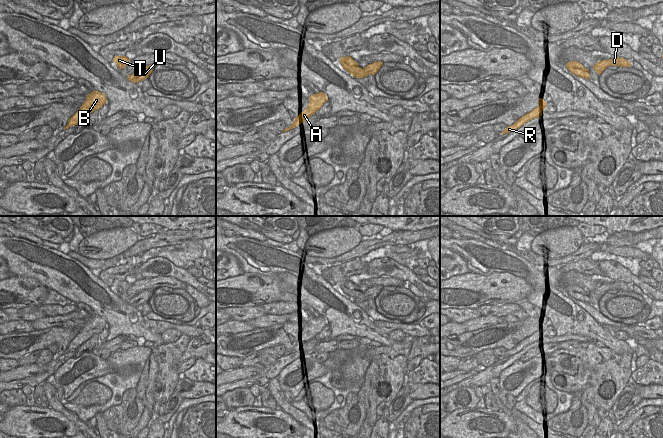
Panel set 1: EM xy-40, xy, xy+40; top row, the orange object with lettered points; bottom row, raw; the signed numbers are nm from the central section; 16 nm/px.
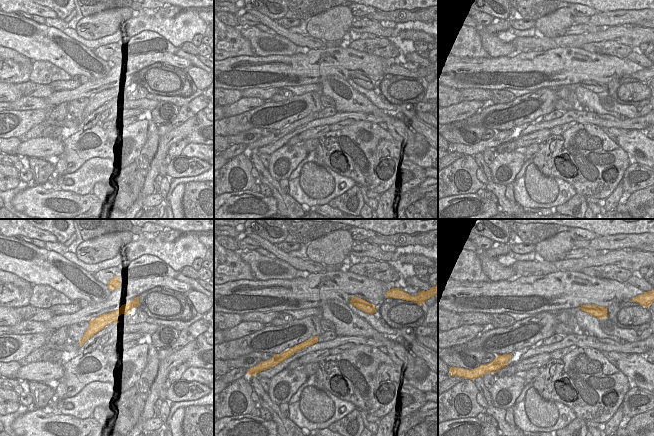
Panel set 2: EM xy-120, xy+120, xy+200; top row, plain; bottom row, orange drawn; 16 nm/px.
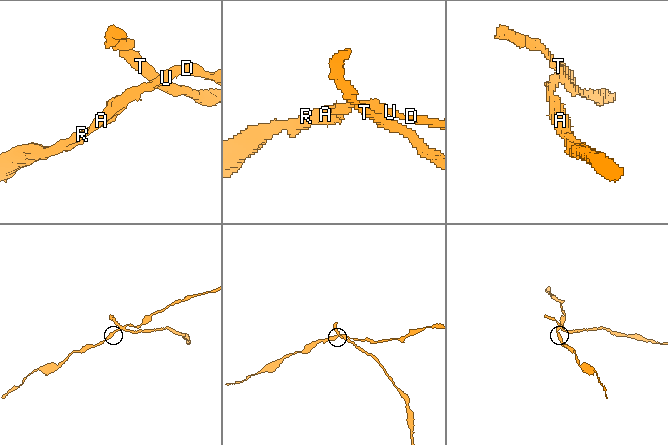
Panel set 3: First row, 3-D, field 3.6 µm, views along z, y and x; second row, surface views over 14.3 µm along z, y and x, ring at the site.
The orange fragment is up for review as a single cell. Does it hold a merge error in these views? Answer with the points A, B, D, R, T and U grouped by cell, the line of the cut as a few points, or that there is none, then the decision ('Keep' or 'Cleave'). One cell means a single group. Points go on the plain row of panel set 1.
Groups: A B D R U / T. Split along xy (363, 293), (365, 300). Cleave

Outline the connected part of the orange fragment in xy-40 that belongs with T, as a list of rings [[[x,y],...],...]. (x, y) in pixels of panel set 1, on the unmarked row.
[[[115,280],[113,282],[113,286],[115,286],[118,292],[121,294],[129,288],[130,284],[126,280]]]

